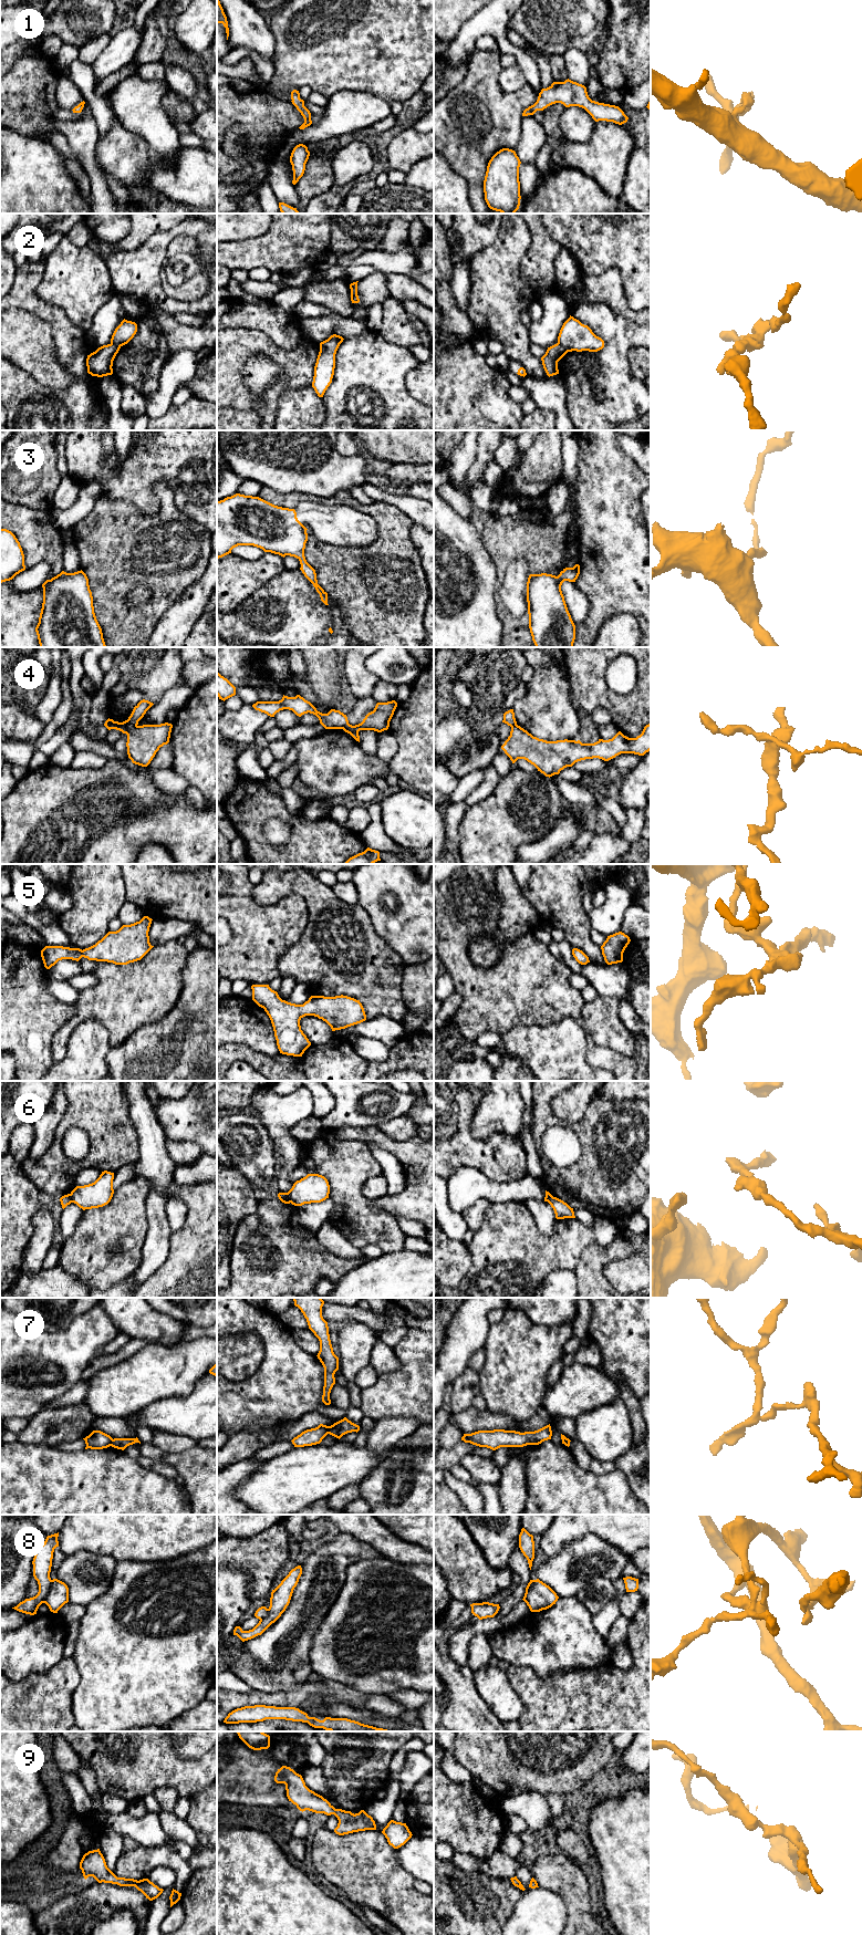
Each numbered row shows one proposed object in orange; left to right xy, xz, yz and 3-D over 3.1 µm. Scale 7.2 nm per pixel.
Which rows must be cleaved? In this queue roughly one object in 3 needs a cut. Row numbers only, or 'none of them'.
2, 4, 6, 7, 8

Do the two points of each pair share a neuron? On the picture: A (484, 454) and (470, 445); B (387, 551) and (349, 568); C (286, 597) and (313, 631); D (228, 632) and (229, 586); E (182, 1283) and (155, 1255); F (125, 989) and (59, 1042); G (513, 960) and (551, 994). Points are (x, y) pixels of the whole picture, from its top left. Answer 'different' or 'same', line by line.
A: different
B: same
C: same
D: different
E: different
F: same
G: same

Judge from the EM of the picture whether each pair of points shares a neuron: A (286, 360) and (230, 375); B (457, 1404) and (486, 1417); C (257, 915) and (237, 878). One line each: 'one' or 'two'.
A: one
B: two
C: one

